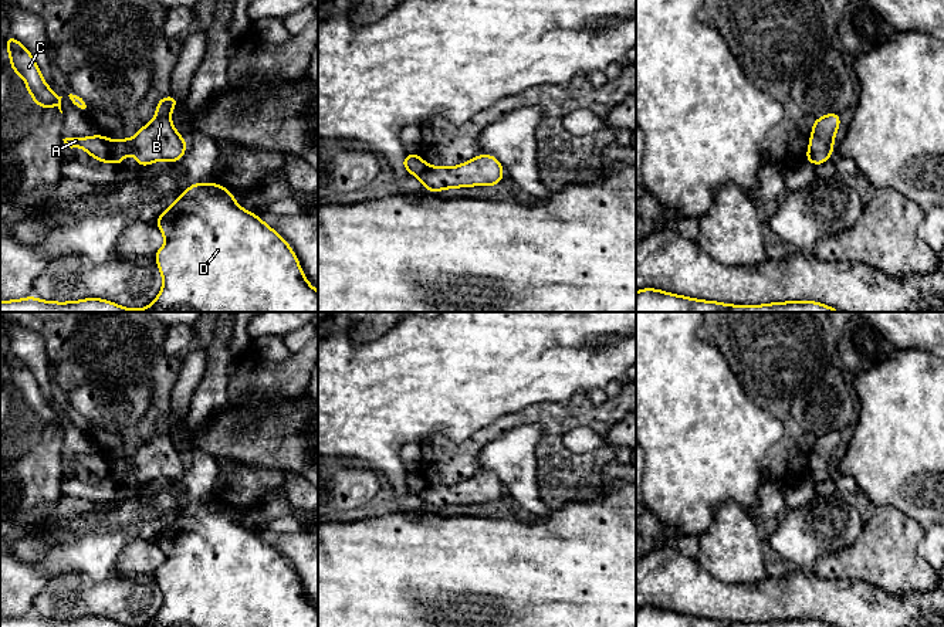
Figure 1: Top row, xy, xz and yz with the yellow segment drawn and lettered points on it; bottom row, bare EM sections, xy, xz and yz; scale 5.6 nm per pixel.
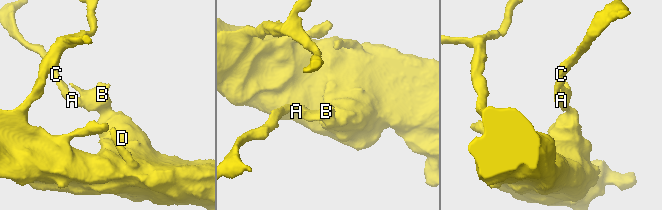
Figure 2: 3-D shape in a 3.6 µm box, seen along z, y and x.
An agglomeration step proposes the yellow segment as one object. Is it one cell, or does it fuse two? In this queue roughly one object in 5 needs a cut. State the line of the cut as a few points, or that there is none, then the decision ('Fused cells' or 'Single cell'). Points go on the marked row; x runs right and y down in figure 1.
Split along xy (102, 136), (108, 149), (108, 161). Fused cells

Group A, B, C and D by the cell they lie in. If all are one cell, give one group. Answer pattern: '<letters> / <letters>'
A C / B D

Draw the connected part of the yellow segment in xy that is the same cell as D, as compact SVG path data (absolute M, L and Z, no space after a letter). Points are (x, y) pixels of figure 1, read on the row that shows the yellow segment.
M213 182L189 186L158 218L166 243L153 254L163 278L156 299L143 309L129 309L101 298L71 302L28 296L0 302L0 312L318 312L318 291L307 281L288 243L261 217L241 209L230 189Z

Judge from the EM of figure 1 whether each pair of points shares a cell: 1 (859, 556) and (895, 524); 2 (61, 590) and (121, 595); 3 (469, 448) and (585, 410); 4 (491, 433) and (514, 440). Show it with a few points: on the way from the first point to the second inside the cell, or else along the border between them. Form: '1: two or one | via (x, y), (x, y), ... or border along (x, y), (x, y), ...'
1: one | via (868, 551), (886, 532)
2: one | via (75, 595), (107, 595)
3: one | via (497, 429), (501, 424), (528, 416), (557, 416)
4: two | border along (531, 424), (504, 431), (481, 450), (477, 460)

